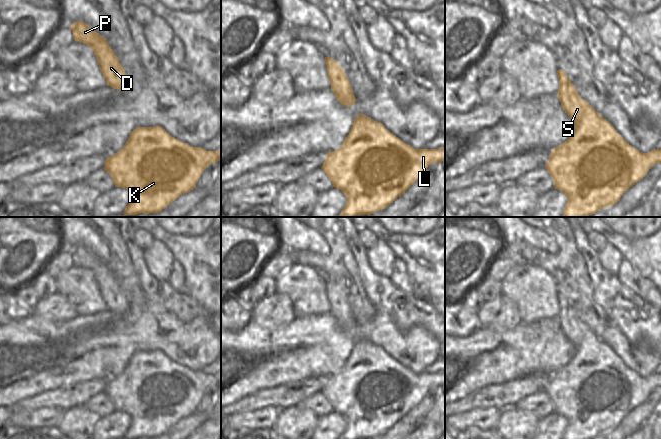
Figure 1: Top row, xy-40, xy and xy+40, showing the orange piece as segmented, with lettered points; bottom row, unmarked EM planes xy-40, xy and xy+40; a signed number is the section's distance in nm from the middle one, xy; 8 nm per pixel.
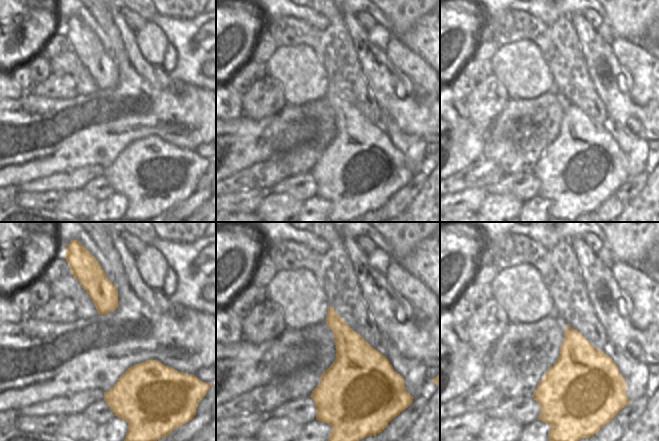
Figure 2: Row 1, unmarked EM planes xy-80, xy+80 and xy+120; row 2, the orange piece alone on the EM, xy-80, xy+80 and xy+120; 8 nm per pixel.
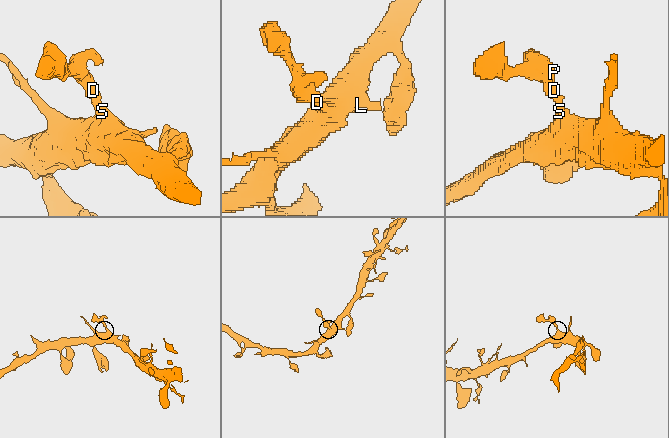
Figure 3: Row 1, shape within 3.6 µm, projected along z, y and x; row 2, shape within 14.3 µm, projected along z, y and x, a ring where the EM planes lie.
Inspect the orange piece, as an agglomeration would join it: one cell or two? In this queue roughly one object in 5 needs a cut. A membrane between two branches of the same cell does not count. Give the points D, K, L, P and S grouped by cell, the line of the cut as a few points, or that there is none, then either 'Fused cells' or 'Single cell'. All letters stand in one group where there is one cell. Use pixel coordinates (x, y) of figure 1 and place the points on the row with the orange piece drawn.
Groups: D K L P S. No split. Single cell.

